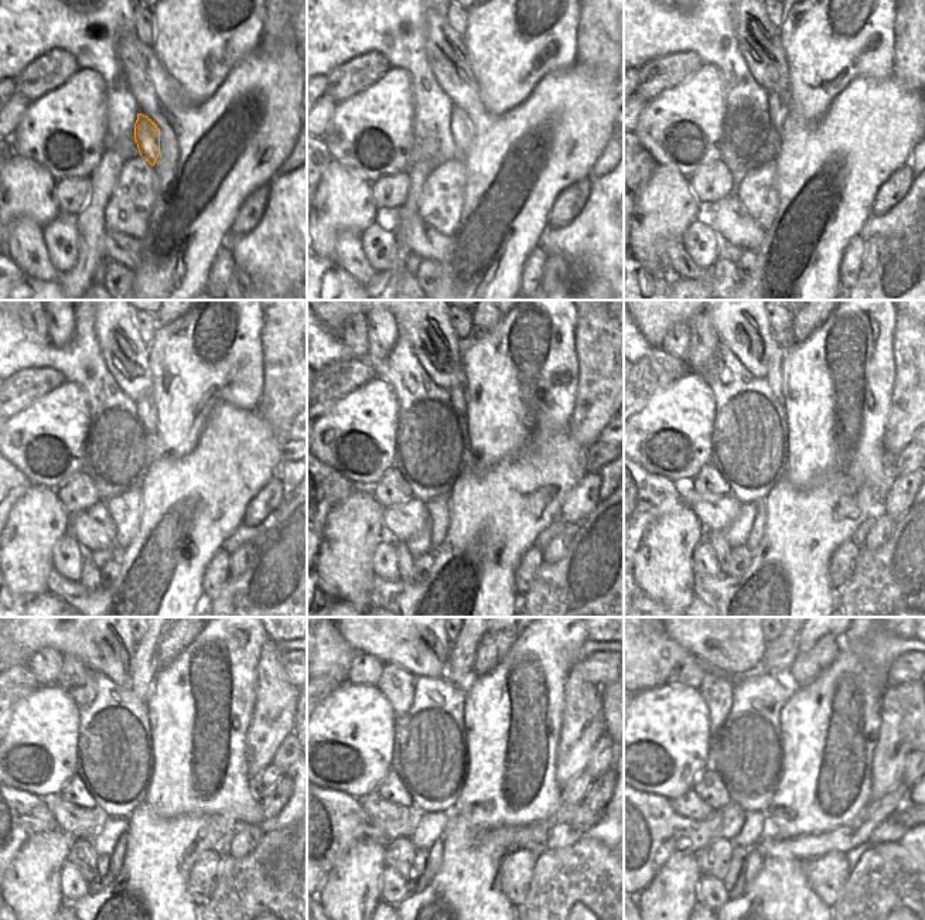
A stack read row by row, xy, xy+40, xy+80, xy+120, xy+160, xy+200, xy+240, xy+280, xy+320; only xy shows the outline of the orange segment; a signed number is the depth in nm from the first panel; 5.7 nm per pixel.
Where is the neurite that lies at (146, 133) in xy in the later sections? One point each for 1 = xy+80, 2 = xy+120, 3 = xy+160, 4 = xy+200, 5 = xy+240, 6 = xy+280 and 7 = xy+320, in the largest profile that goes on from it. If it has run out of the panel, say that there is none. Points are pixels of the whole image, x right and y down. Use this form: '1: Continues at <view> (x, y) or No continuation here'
1: Continues at xy+80 (778, 105)
2: Continues at xy+120 (146, 411)
3: Continues at xy+160 (457, 394)
4: Continues at xy+200 (774, 375)
5: Continues at xy+240 (144, 661)
6: Continues at xy+280 (460, 670)
7: Continues at xy+320 (780, 653).

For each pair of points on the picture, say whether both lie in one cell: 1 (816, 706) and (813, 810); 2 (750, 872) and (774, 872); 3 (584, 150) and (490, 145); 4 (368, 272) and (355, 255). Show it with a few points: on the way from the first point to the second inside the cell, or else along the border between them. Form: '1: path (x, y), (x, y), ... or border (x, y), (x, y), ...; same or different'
1: path (816, 732), (815, 784); same
2: border (763, 858), (760, 872), (747, 885); different
3: path (566, 122), (566, 112), (552, 108), (518, 135); same
4: path (364, 268), (355, 259); same

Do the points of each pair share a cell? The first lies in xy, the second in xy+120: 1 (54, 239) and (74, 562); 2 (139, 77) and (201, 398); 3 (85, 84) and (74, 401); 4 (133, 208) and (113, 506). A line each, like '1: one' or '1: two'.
1: one
2: two
3: one
4: one

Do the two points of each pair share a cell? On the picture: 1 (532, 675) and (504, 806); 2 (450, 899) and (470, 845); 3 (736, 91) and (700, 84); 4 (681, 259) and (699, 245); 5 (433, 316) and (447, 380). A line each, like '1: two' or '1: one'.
1: one
2: one
3: two
4: two
5: one

